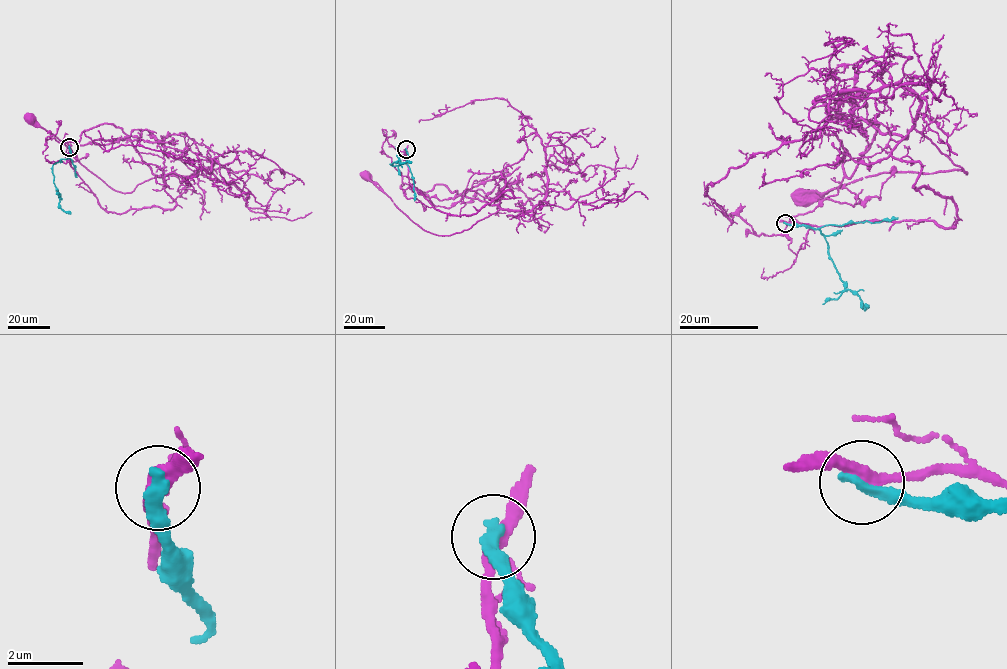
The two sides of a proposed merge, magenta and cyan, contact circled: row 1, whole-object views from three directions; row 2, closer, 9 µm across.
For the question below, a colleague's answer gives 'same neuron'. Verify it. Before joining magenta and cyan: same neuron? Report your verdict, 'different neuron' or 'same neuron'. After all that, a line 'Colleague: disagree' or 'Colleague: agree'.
different neuron
Colleague: disagree

